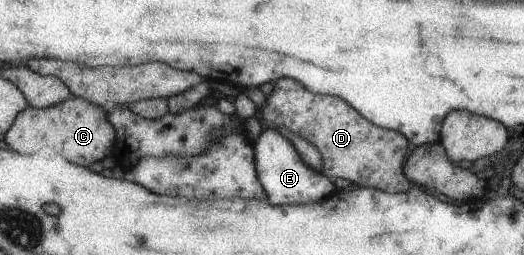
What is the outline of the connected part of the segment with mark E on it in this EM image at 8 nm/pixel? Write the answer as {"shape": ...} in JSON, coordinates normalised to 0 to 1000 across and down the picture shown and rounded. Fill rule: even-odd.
{"shape":[[[500,498],[498,522],[483,557],[487,651],[510,780],[521,808],[582,800],[603,792],[637,757],[635,706],[616,675],[601,671],[573,620],[559,561],[532,510]]]}

